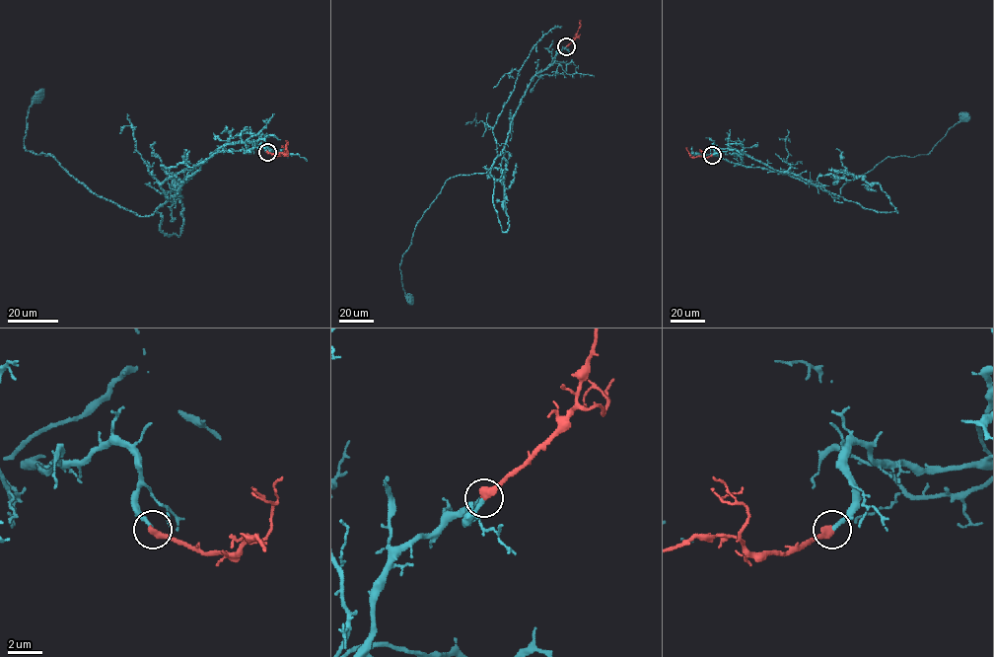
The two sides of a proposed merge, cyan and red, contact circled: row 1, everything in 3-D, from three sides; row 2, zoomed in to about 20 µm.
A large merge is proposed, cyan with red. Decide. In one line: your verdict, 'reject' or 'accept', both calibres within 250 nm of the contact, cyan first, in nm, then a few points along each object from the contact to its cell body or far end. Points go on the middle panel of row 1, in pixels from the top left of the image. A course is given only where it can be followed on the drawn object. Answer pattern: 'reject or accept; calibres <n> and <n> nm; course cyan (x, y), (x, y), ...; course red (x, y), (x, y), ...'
accept; calibres 220 and 480 nm; course cyan (566, 46), (532, 79), (492, 167), (486, 173), (449, 179), (417, 223), (399, 266), (402, 289), (411, 299); course red (566, 46), (576, 36), (579, 21)

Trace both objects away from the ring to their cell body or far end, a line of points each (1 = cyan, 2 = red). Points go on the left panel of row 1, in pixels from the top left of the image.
1: (267, 152), (262, 139), (226, 144), (139, 216), (96, 194), (50, 154), (26, 149), (29, 109), (40, 98)
2: (267, 152), (286, 155), (286, 141)

